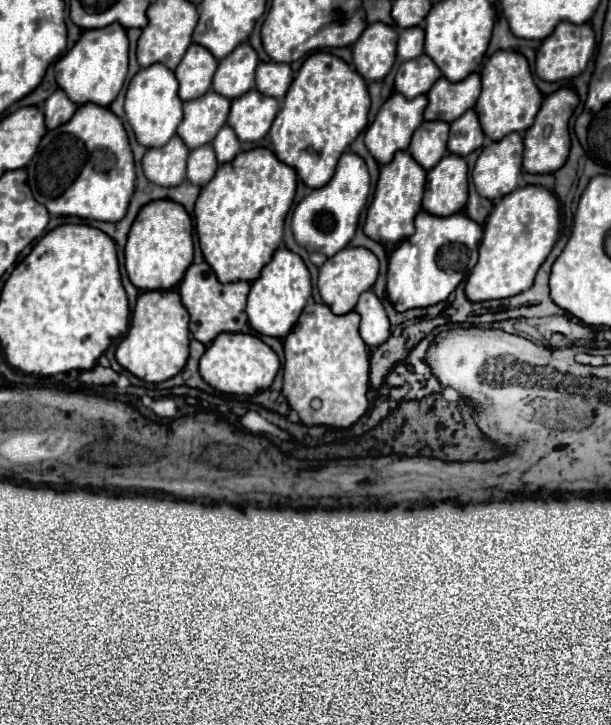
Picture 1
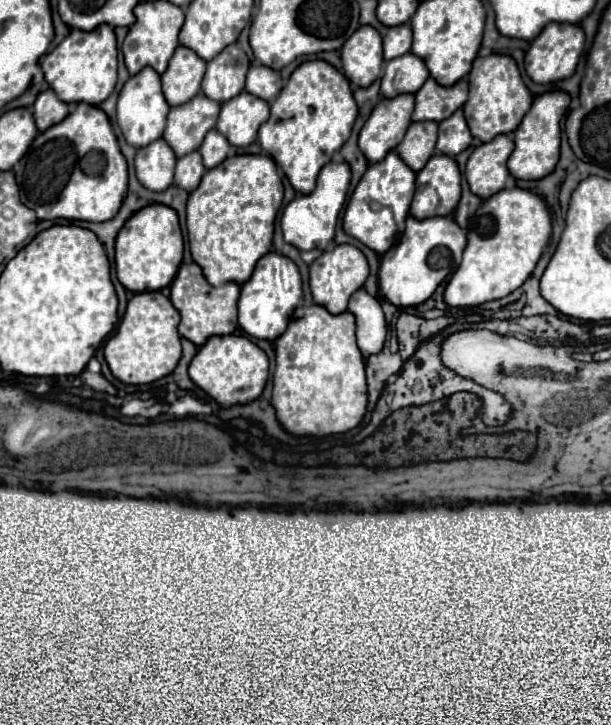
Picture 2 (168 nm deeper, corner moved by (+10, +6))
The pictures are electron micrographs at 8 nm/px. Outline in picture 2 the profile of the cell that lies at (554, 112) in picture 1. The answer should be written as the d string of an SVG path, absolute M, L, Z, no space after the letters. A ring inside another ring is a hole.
M548 91L535 96L530 111L514 131L516 149L508 159L508 169L516 179L540 179L554 171L560 157L560 123L566 116L570 103L571 97L566 91Z

